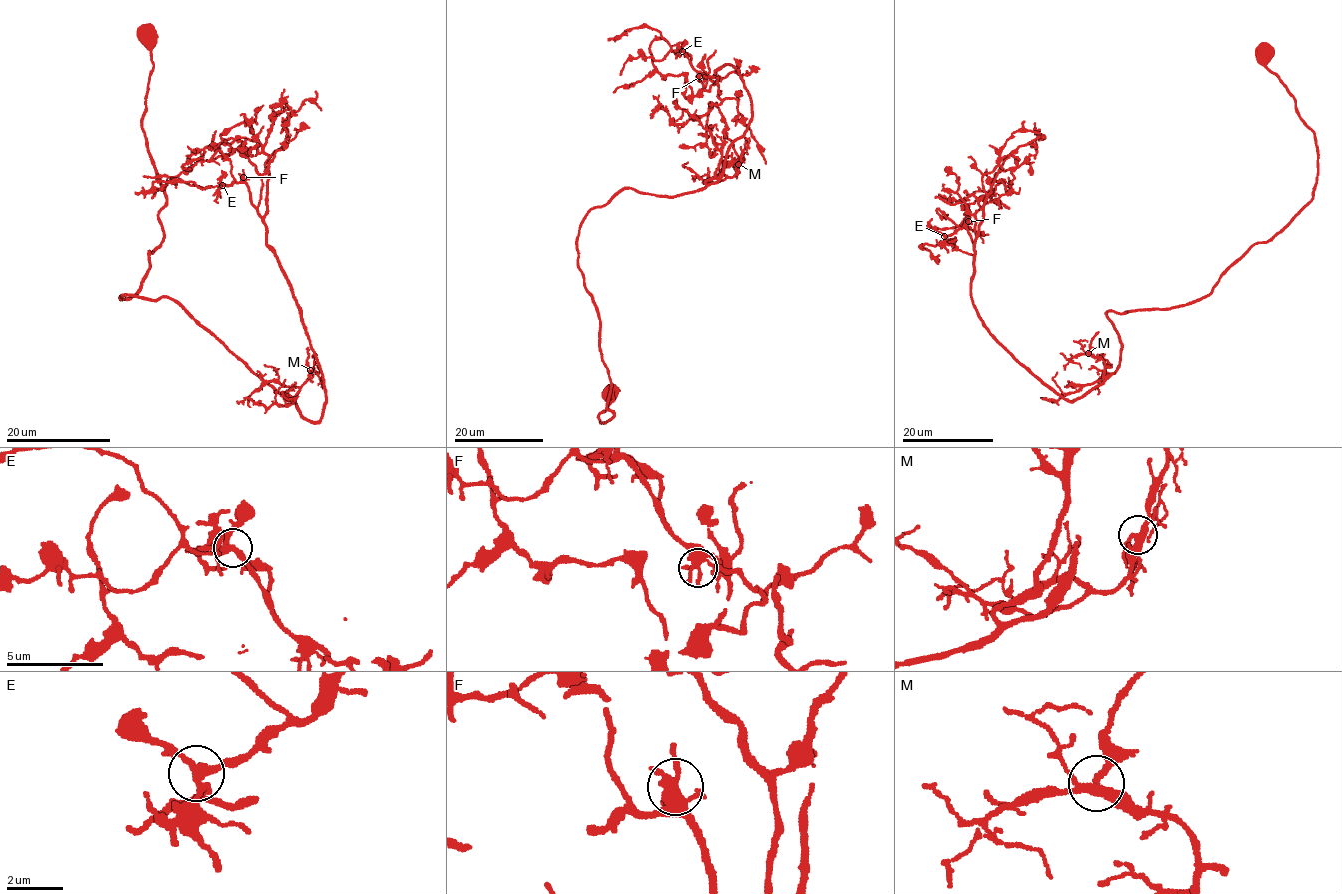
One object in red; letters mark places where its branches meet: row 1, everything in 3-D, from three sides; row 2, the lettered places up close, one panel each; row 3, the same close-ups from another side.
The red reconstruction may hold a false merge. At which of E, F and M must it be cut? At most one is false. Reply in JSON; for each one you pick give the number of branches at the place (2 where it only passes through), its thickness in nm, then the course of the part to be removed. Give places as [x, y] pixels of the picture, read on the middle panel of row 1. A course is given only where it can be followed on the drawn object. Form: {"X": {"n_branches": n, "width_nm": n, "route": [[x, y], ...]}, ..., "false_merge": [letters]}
{"false_merge": []}

